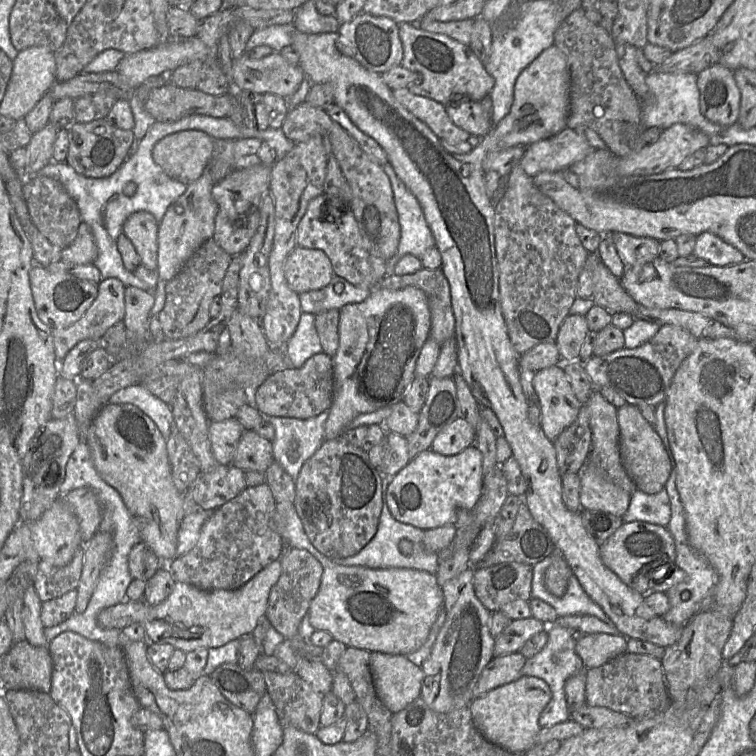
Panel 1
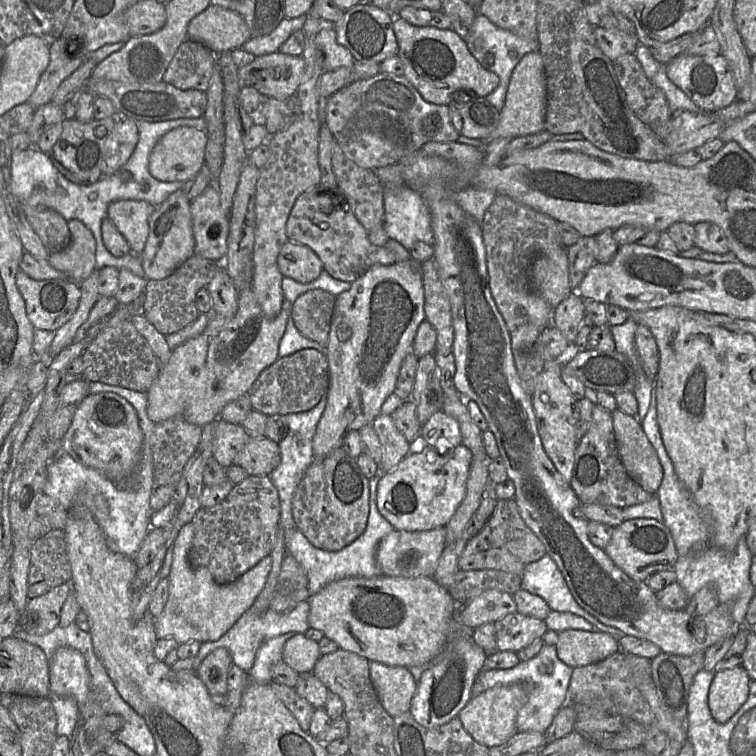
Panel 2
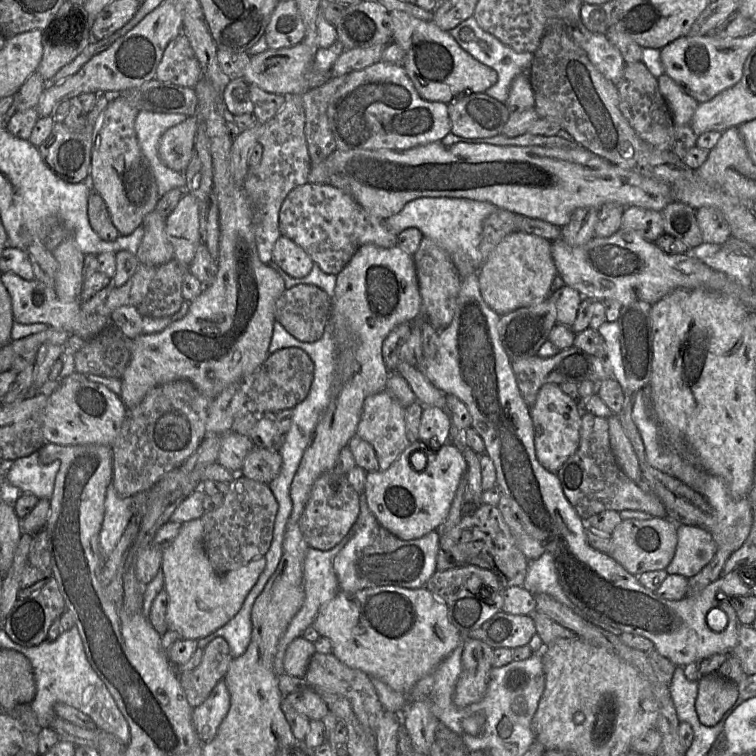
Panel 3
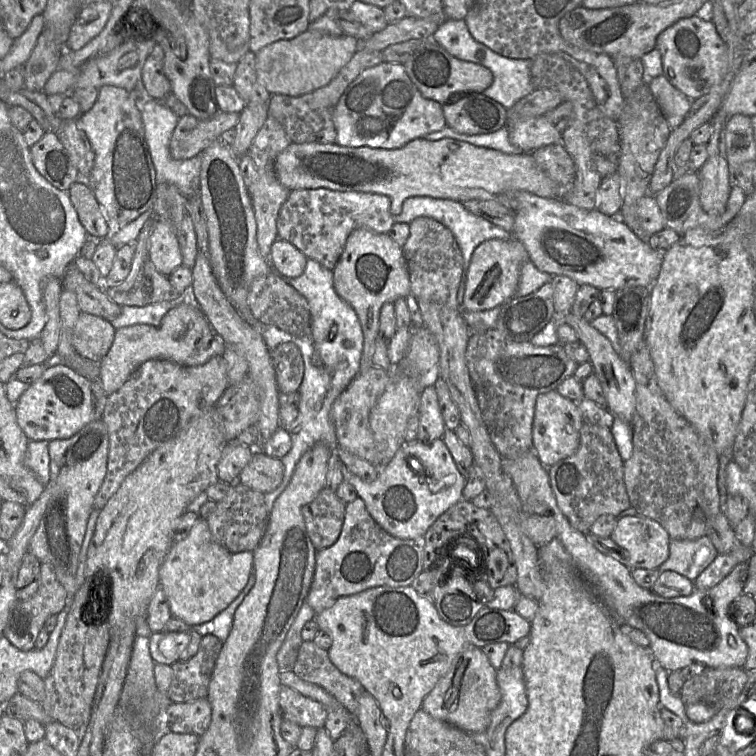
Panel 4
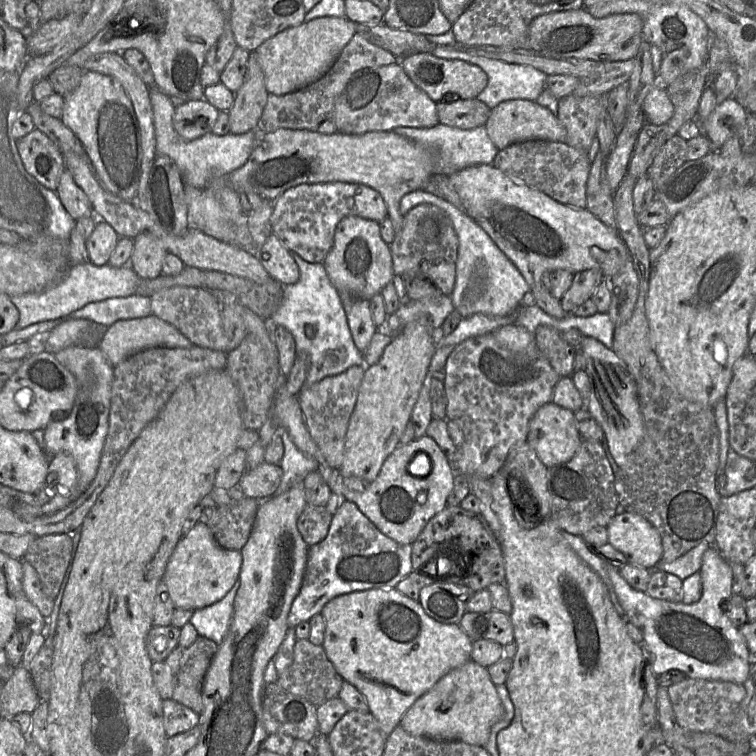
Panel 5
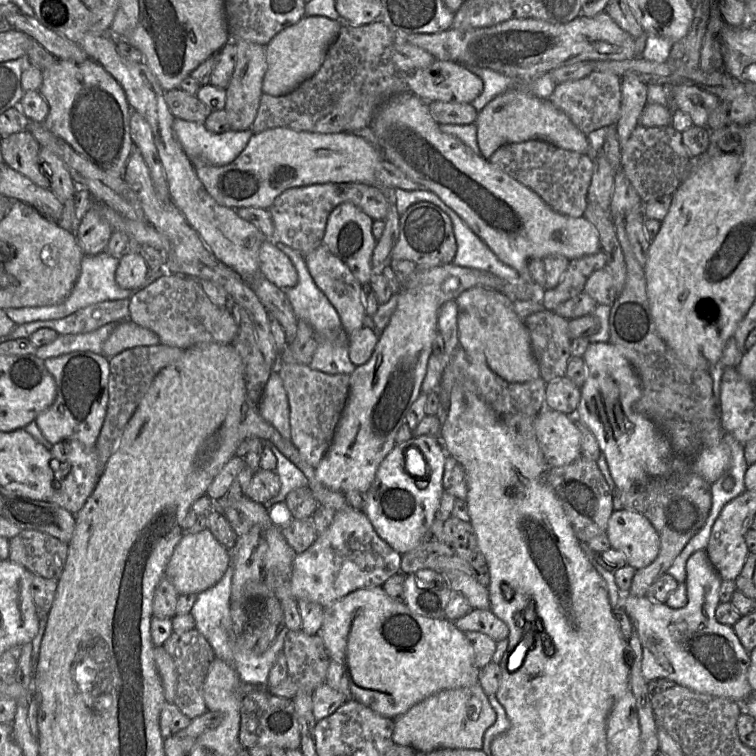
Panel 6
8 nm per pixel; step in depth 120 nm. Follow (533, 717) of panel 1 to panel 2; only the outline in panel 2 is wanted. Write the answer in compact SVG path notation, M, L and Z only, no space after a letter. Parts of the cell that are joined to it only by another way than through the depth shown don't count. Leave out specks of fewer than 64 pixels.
M522 683L498 685L472 697L459 712L458 718L475 741L491 748L504 744L518 733L516 728L517 715L527 701L528 693Z

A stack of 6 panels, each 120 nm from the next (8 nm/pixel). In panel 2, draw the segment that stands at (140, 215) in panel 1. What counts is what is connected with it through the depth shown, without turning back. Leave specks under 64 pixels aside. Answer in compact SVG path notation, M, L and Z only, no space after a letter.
M118 200L108 206L108 218L138 255L144 250L149 234L148 219L154 208L142 200Z

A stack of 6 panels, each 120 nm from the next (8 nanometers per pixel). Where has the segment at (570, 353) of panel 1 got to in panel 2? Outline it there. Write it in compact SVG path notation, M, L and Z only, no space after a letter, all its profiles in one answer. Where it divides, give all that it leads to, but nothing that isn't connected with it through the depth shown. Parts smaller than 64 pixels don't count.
M573 291L554 308L552 325L573 344L584 316L584 300Z

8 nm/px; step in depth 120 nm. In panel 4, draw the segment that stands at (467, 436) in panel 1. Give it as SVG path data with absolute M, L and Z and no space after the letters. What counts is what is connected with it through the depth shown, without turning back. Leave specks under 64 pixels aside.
M428 386L421 391L418 413L417 440L430 442L435 439L442 439L446 426L439 407L437 393L433 386Z

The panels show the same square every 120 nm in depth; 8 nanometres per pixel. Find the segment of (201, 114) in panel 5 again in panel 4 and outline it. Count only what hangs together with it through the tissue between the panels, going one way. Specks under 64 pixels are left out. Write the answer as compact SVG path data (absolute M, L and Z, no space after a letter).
M217 111L210 119L200 120L190 113L179 117L174 129L169 149L177 160L192 158L208 147L220 135L233 129L239 121L239 113Z

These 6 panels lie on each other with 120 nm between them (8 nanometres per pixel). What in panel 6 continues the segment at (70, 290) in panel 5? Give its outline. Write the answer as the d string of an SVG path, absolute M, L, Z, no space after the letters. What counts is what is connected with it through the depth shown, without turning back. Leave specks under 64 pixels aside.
M106 251L97 255L83 255L81 260L81 269L78 279L70 295L61 303L51 306L42 307L23 307L23 308L8 308L5 310L6 315L16 324L21 325L38 320L52 320L63 318L74 312L85 308L89 305L110 301L130 298L139 290L145 288L160 276L164 275L163 272L150 272L145 281L135 289L123 289L115 281L115 272L119 263L119 258L109 255Z

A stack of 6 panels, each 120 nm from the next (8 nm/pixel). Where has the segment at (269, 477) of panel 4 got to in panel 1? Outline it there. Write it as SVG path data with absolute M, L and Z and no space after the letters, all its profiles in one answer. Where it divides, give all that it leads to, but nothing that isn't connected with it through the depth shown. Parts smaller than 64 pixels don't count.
M245 431L230 465L244 471L265 473L273 462L272 442L254 431Z

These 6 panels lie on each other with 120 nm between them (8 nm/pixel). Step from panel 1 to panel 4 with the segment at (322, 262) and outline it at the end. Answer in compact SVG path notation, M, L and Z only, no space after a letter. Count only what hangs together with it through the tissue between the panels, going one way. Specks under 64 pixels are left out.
M278 238L271 246L267 261L282 276L300 277L306 268L306 255L288 241Z

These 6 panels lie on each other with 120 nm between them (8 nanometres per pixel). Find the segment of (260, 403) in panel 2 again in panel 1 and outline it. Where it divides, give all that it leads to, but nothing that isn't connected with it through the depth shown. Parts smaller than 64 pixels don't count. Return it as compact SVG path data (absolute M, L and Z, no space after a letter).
M321 352L310 357L300 368L286 368L270 374L251 392L251 401L262 415L305 420L328 412L333 395L332 358Z

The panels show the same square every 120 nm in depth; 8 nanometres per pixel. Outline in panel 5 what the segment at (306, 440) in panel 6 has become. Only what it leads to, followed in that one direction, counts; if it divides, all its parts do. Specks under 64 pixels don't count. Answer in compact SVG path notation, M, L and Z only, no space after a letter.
M364 364L352 366L341 374L325 377L310 385L305 384L297 395L308 432L324 460L333 468L339 469L343 461L350 417L354 411L367 367L369 366Z

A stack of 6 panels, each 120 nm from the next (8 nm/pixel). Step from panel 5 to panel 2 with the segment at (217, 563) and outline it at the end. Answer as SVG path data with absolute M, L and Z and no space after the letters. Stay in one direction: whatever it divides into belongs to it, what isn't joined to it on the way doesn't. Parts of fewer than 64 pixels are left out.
M190 522L180 529L174 541L172 565L168 575L168 600L162 614L154 619L155 633L159 640L174 638L179 644L218 640L252 607L272 569L273 560L268 555L235 581L218 584L207 568L191 566L188 556L193 538L194 526Z

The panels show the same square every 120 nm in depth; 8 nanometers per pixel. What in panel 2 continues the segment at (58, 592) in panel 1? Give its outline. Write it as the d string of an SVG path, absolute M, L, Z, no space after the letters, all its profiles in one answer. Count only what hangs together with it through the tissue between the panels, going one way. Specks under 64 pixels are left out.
M51 529L33 542L28 575L28 598L41 596L51 589L69 583L72 569L67 555L65 533Z

